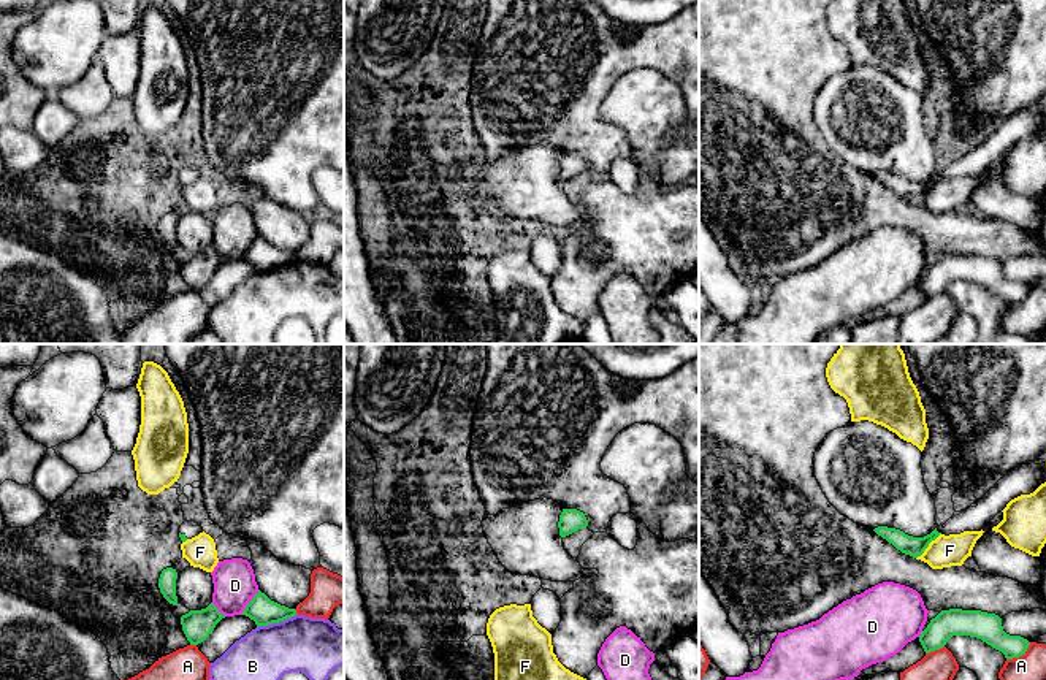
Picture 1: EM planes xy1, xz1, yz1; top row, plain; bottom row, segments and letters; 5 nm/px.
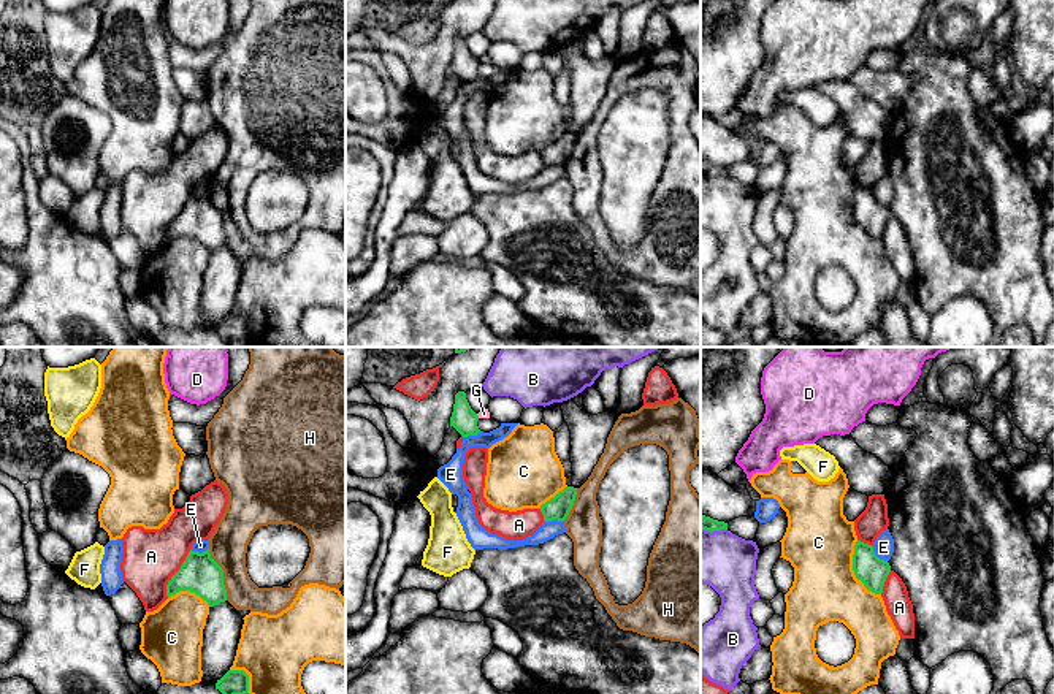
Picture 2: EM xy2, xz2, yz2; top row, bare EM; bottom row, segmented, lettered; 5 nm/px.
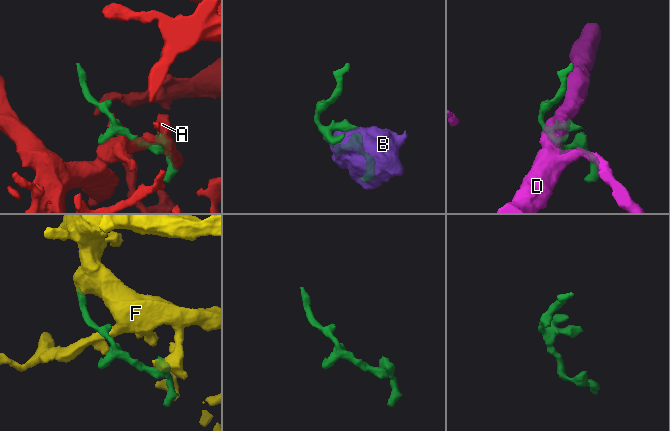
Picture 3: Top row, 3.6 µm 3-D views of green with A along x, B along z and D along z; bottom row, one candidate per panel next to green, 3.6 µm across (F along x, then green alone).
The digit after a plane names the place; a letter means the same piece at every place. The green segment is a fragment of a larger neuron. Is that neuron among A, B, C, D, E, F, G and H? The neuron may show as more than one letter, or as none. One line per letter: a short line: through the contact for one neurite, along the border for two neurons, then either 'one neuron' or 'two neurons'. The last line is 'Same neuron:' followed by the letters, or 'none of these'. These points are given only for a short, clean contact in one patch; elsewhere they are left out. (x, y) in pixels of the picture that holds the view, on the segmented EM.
A: two neurons
B: two neurons
C: two neurons
D: two neurons
E: two neurons
F: two neurons
G: line xz2 (476, 414), (479, 417); two neurons
H: line xy2 (208, 549), (222, 571), (227, 599); two neurons
Same neuron: none of these

